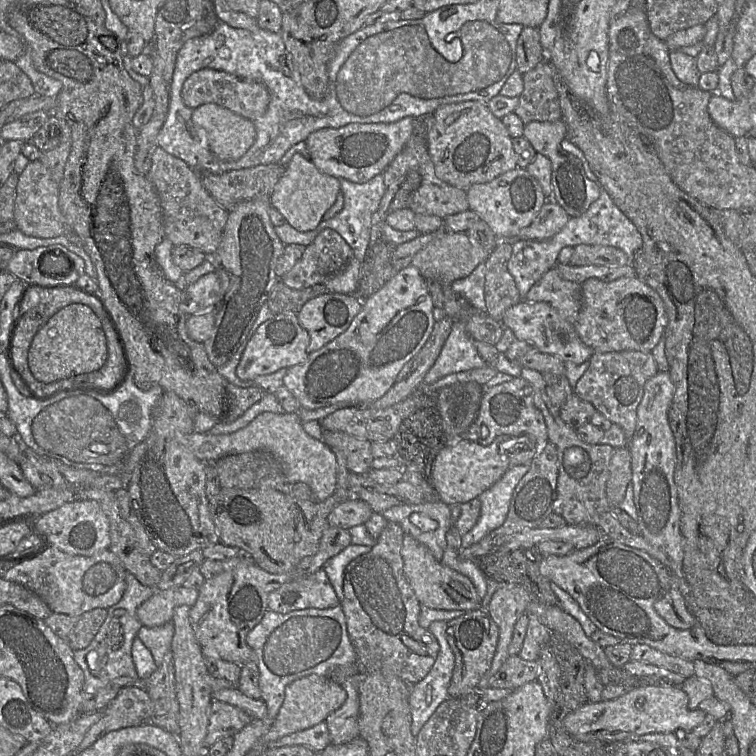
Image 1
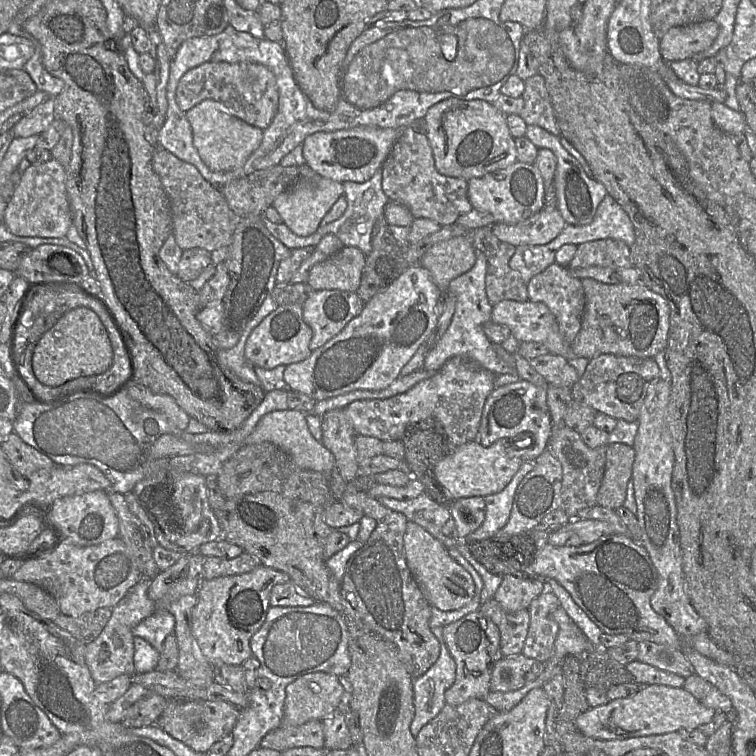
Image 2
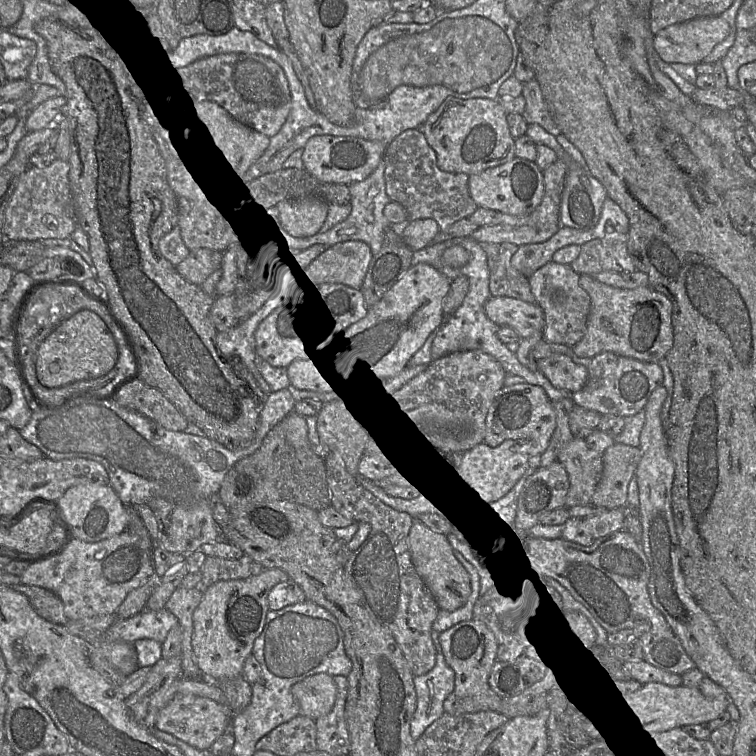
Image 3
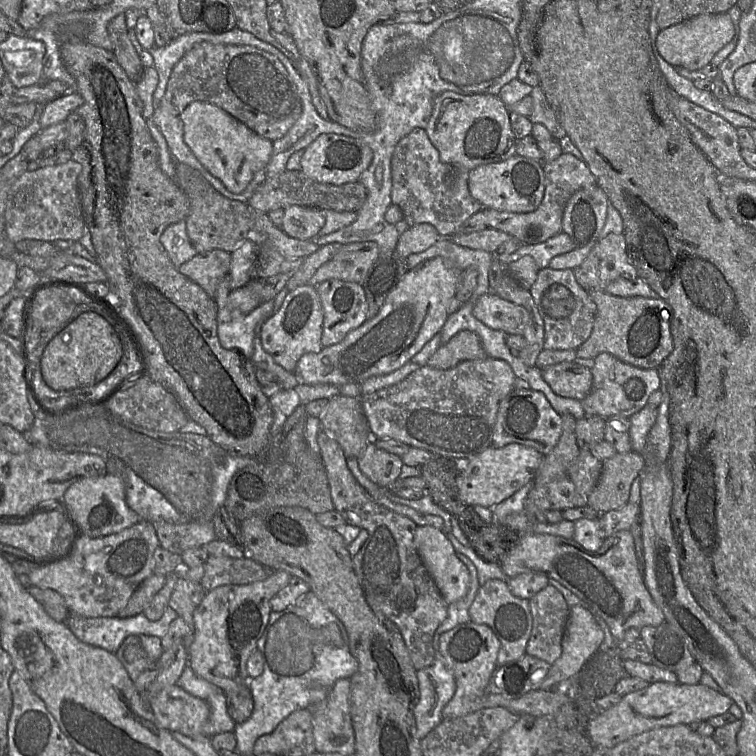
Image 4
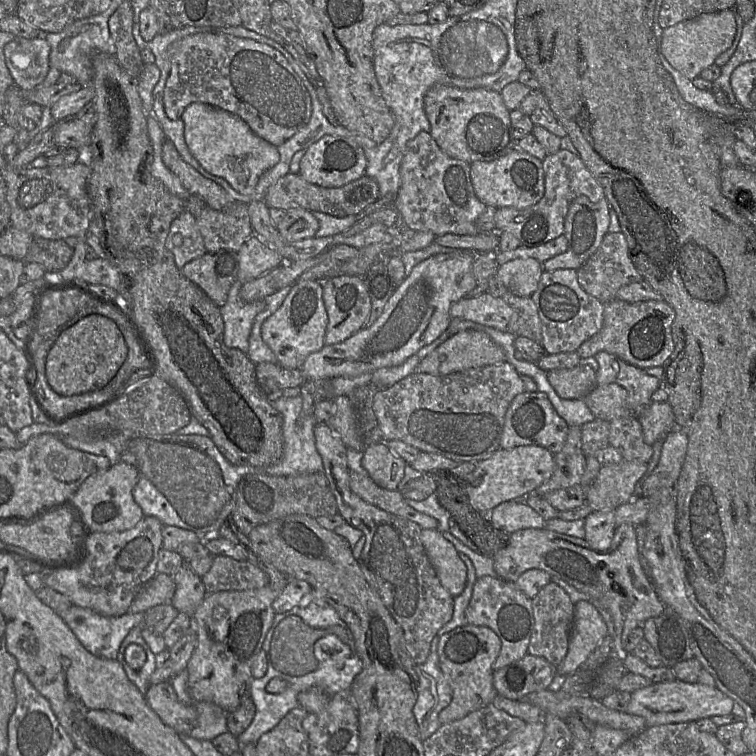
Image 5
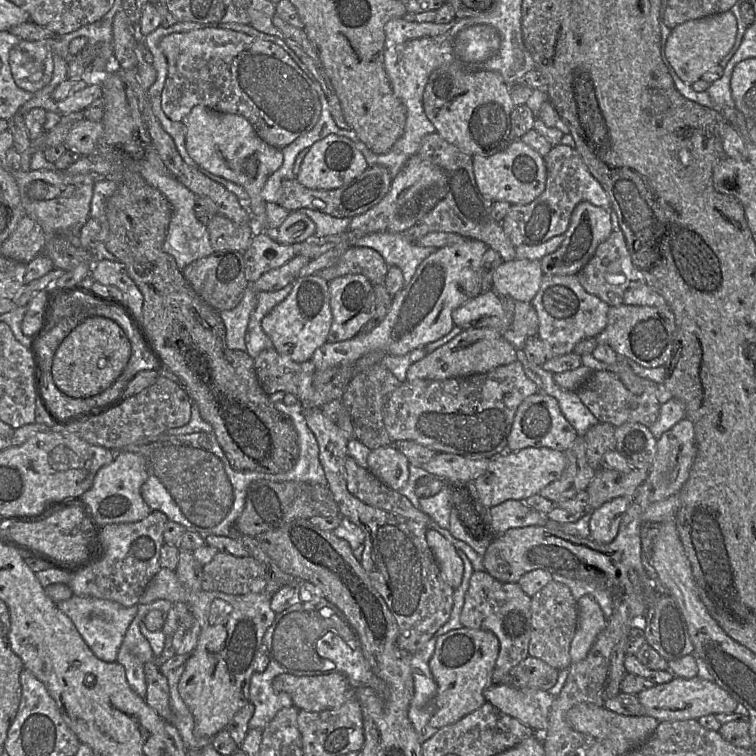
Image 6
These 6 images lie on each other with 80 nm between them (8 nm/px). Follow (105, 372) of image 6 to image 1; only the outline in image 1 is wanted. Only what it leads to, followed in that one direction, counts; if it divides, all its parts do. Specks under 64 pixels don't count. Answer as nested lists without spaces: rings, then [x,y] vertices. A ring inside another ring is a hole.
[[[70,304],[56,312],[38,330],[29,348],[28,366],[36,380],[53,383],[97,371],[107,357],[107,341],[100,319],[88,306]]]

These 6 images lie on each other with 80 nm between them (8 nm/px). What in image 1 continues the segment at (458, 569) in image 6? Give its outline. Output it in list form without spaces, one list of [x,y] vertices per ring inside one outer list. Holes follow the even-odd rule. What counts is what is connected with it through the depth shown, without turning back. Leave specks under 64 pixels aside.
[[[404,535],[401,555],[404,563],[404,575],[421,605],[437,610],[472,611],[481,608],[482,599],[479,598],[471,580],[467,576],[443,565],[426,546],[412,536]]]

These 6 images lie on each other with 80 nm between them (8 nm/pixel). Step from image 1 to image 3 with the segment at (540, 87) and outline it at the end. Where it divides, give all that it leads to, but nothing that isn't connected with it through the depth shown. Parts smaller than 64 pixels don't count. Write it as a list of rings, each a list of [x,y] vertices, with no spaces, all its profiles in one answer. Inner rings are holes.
[[[536,79],[523,84],[522,96],[526,100],[525,111],[521,114],[528,124],[538,124],[553,136],[562,134],[562,131],[553,120],[540,85]]]

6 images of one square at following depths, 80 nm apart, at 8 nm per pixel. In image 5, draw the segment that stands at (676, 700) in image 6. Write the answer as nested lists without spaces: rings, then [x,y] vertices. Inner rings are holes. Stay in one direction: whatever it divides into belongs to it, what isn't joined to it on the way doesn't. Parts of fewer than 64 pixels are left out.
[[[675,679],[672,682],[654,683],[631,693],[631,699],[625,712],[644,717],[648,727],[651,727],[728,715],[732,713],[733,705],[734,700],[716,686],[711,687],[700,682],[687,683]]]

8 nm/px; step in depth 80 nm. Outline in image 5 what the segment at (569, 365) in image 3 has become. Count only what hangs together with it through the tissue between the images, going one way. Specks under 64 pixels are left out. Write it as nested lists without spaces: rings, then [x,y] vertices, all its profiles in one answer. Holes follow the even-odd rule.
[[[588,365],[547,372],[547,378],[562,399],[584,399],[596,386],[596,372]]]

